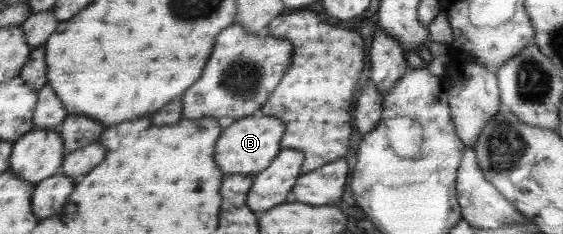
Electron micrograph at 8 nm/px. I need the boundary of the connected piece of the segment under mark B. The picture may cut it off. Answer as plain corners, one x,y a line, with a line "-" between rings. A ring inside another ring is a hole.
249,116
235,119
225,132
221,132
215,144
215,162
223,174
256,175
265,170
279,154
281,136
283,136
283,122
277,122
277,118

